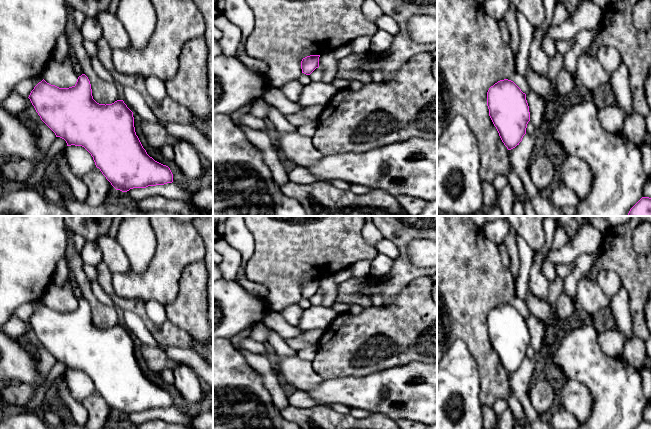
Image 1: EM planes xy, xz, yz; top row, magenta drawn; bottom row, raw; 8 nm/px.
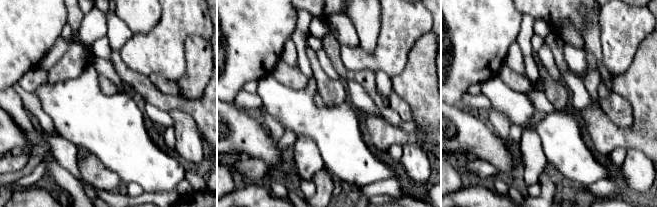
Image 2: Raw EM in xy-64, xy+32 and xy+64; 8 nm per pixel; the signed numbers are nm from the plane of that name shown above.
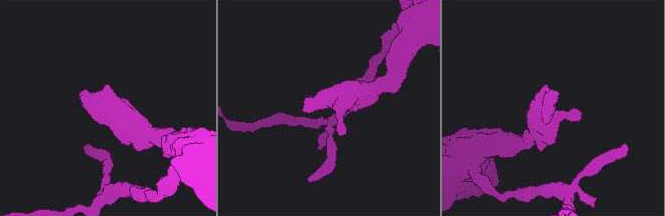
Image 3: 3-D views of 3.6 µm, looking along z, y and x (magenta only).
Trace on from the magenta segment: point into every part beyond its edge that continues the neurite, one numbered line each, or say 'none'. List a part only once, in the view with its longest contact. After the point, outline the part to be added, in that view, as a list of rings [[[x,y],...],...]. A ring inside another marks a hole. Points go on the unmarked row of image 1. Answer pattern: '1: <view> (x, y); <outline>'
none

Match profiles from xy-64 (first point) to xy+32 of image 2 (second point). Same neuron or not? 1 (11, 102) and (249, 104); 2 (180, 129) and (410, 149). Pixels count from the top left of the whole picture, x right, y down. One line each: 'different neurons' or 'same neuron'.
1: same neuron
2: same neuron

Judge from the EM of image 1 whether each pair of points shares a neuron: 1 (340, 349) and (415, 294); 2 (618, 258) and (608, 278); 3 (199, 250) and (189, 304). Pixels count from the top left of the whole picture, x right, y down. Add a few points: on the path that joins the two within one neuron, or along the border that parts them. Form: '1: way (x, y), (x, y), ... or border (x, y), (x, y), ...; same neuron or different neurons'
1: way (359, 343), (370, 333), (379, 330), (396, 313); same neuron
2: border (596, 274), (603, 269), (612, 270), (623, 286); different neurons
3: border (202, 259), (190, 262), (184, 268), (180, 277); different neurons

